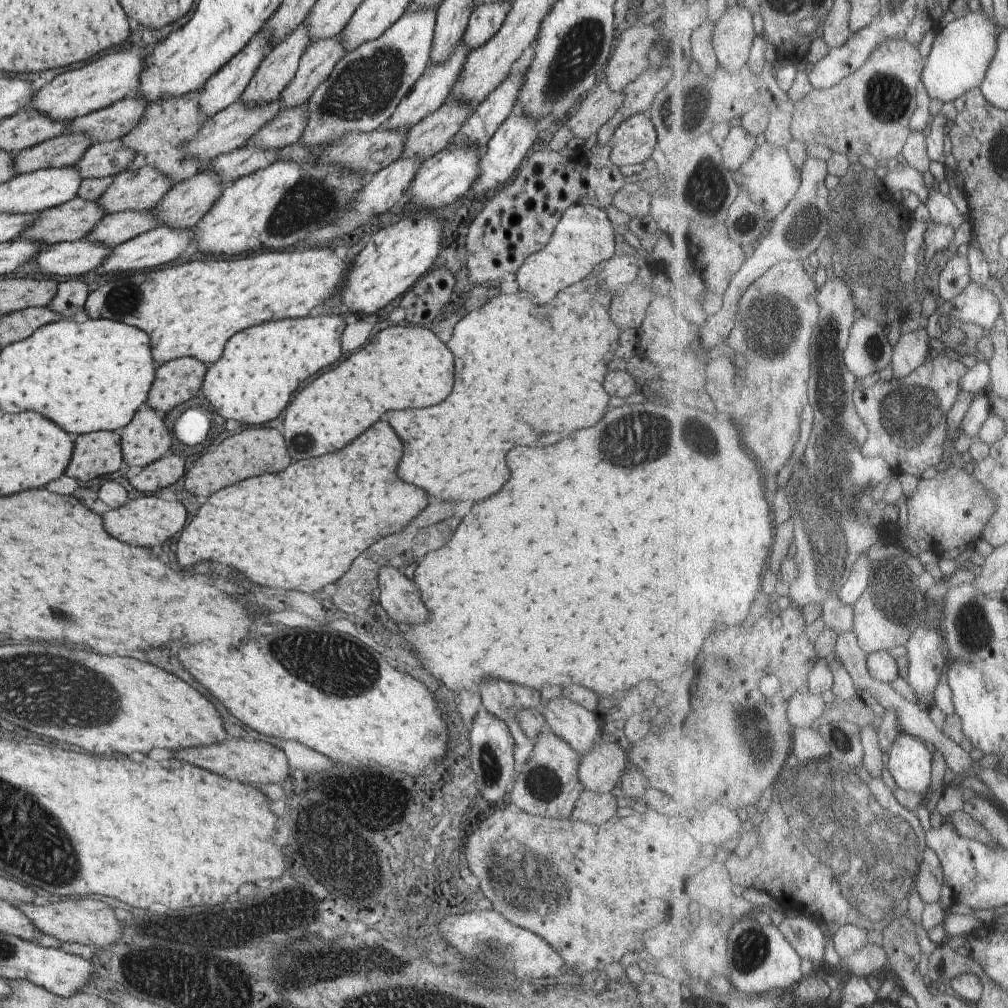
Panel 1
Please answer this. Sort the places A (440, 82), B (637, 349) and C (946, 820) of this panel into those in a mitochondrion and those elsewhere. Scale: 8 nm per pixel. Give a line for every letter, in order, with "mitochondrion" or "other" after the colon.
A: other
B: other
C: other

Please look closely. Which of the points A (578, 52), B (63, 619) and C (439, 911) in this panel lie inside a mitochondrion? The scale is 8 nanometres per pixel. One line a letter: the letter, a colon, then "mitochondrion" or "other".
A: mitochondrion
B: mitochondrion
C: other

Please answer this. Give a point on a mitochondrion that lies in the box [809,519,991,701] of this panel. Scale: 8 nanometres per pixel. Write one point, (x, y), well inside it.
(903, 609)

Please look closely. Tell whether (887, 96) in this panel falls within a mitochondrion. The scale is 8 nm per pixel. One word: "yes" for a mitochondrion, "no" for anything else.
yes

